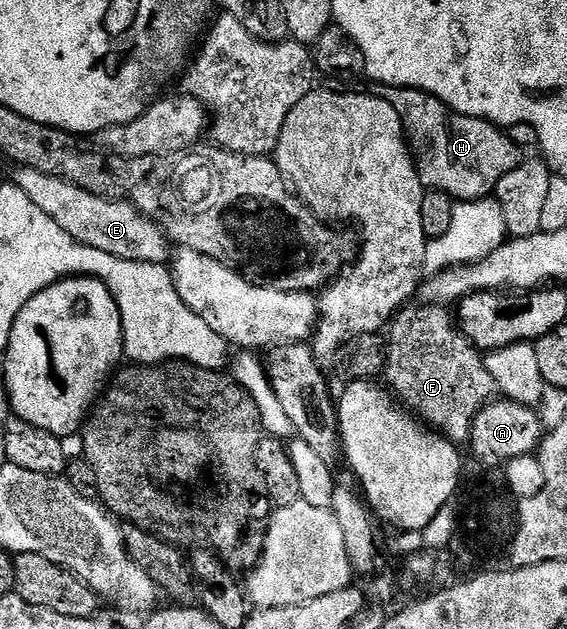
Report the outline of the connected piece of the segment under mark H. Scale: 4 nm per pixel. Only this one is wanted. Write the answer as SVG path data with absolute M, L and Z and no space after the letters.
M379 85L374 88L373 94L386 101L397 113L411 157L415 161L415 172L424 188L448 195L452 201L479 201L486 196L483 195L486 191L487 194L494 192L497 183L520 165L521 148L513 144L510 137L494 123L459 115L432 95L426 95L424 91L415 91L411 87Z

